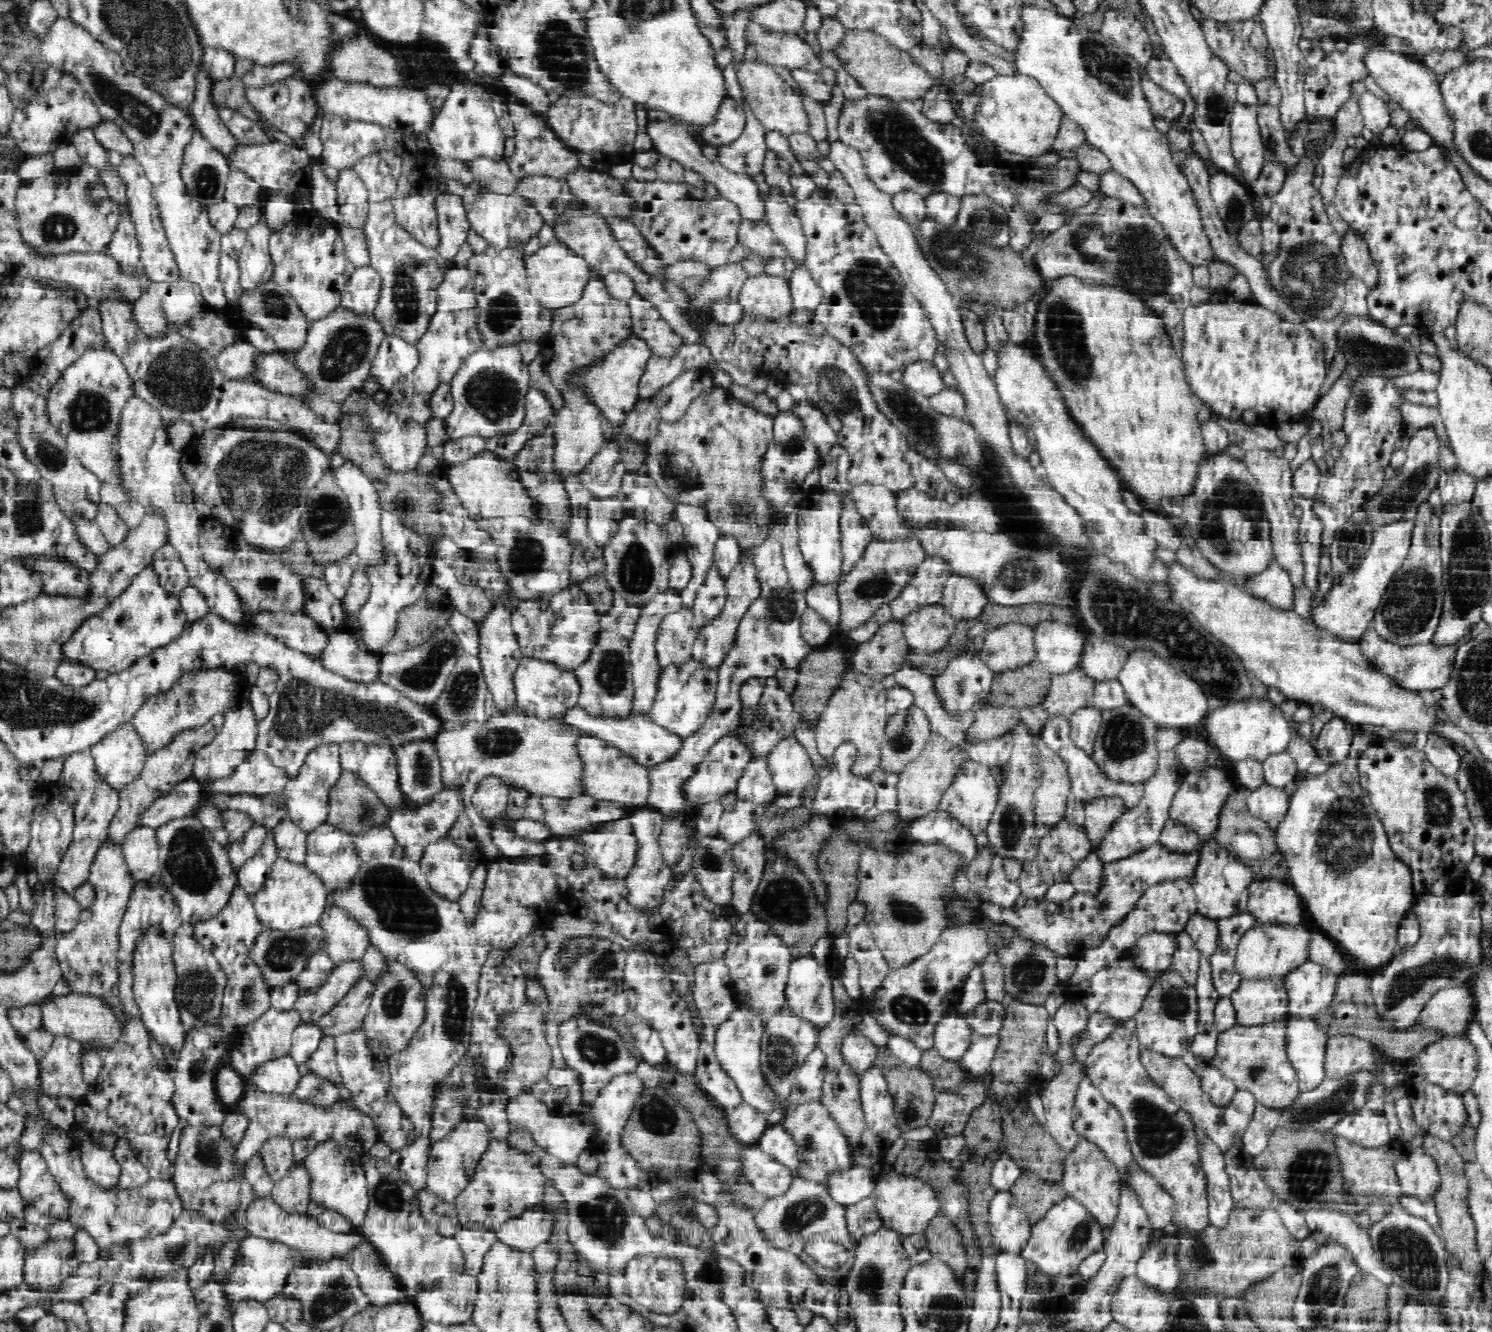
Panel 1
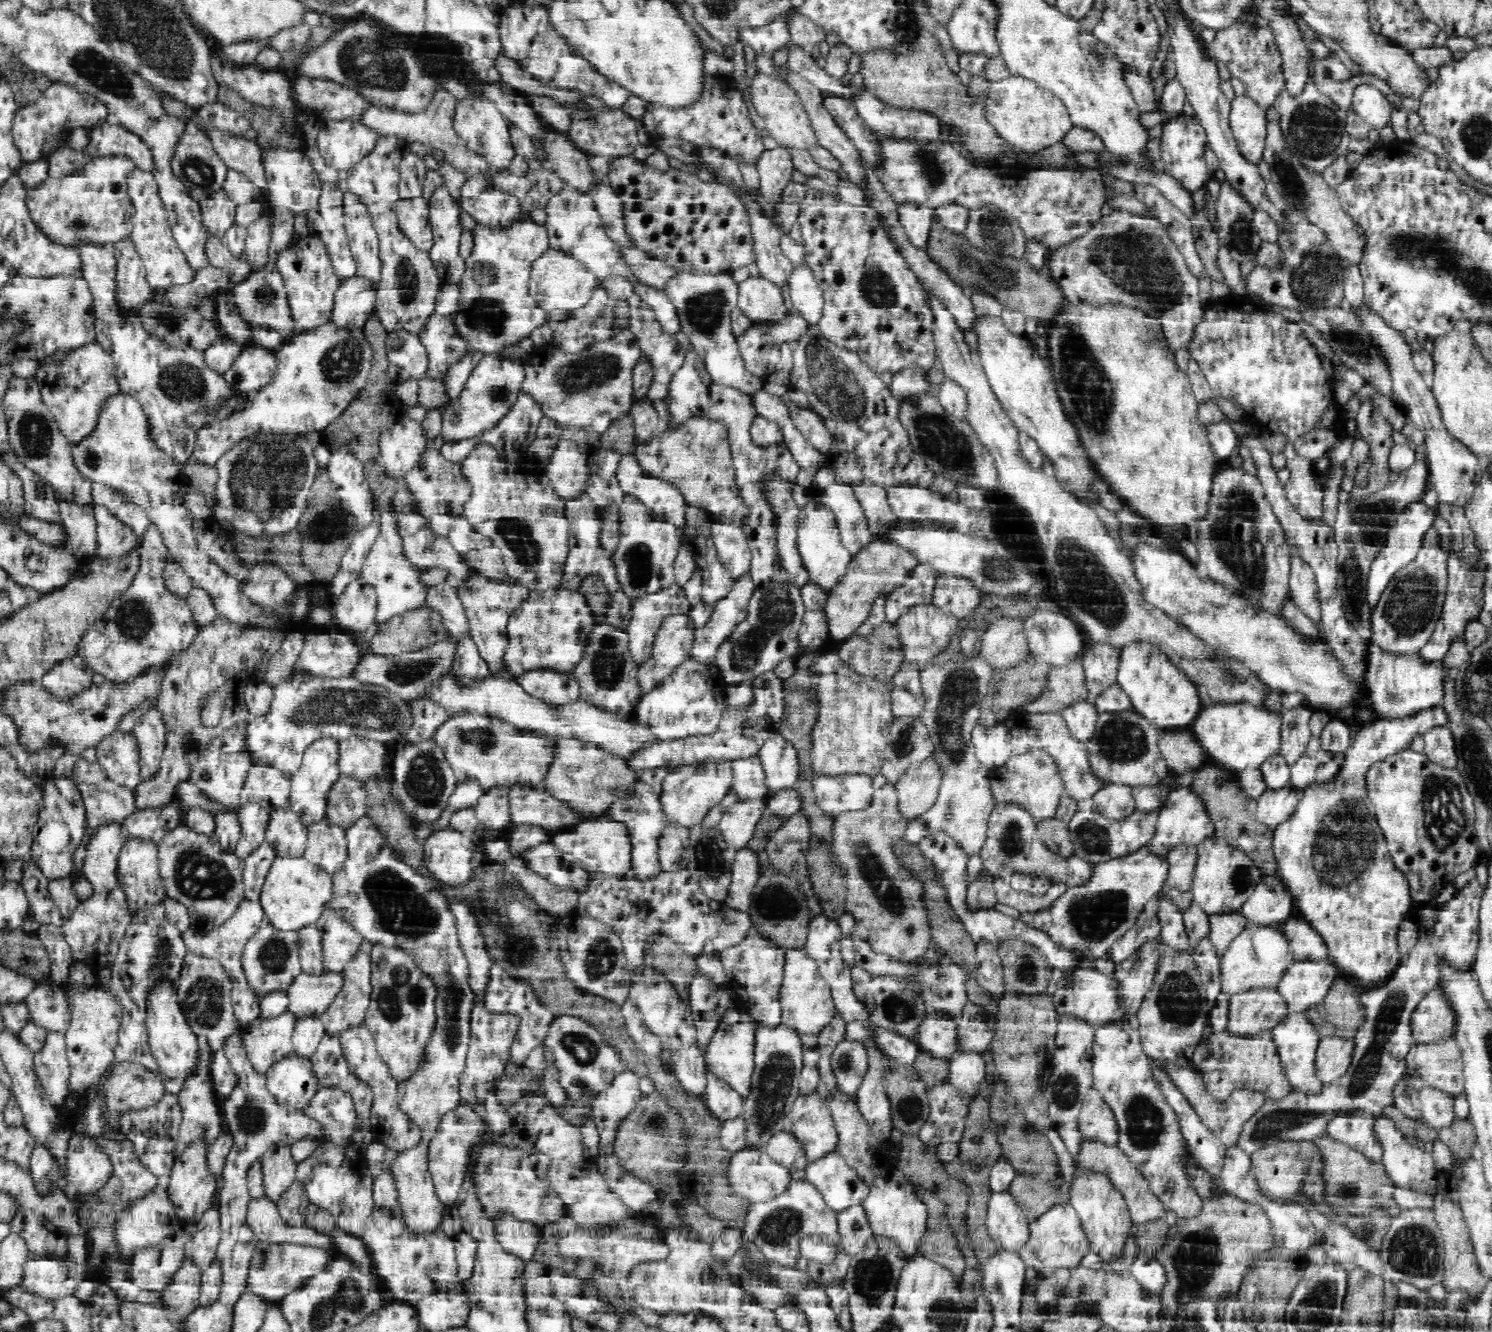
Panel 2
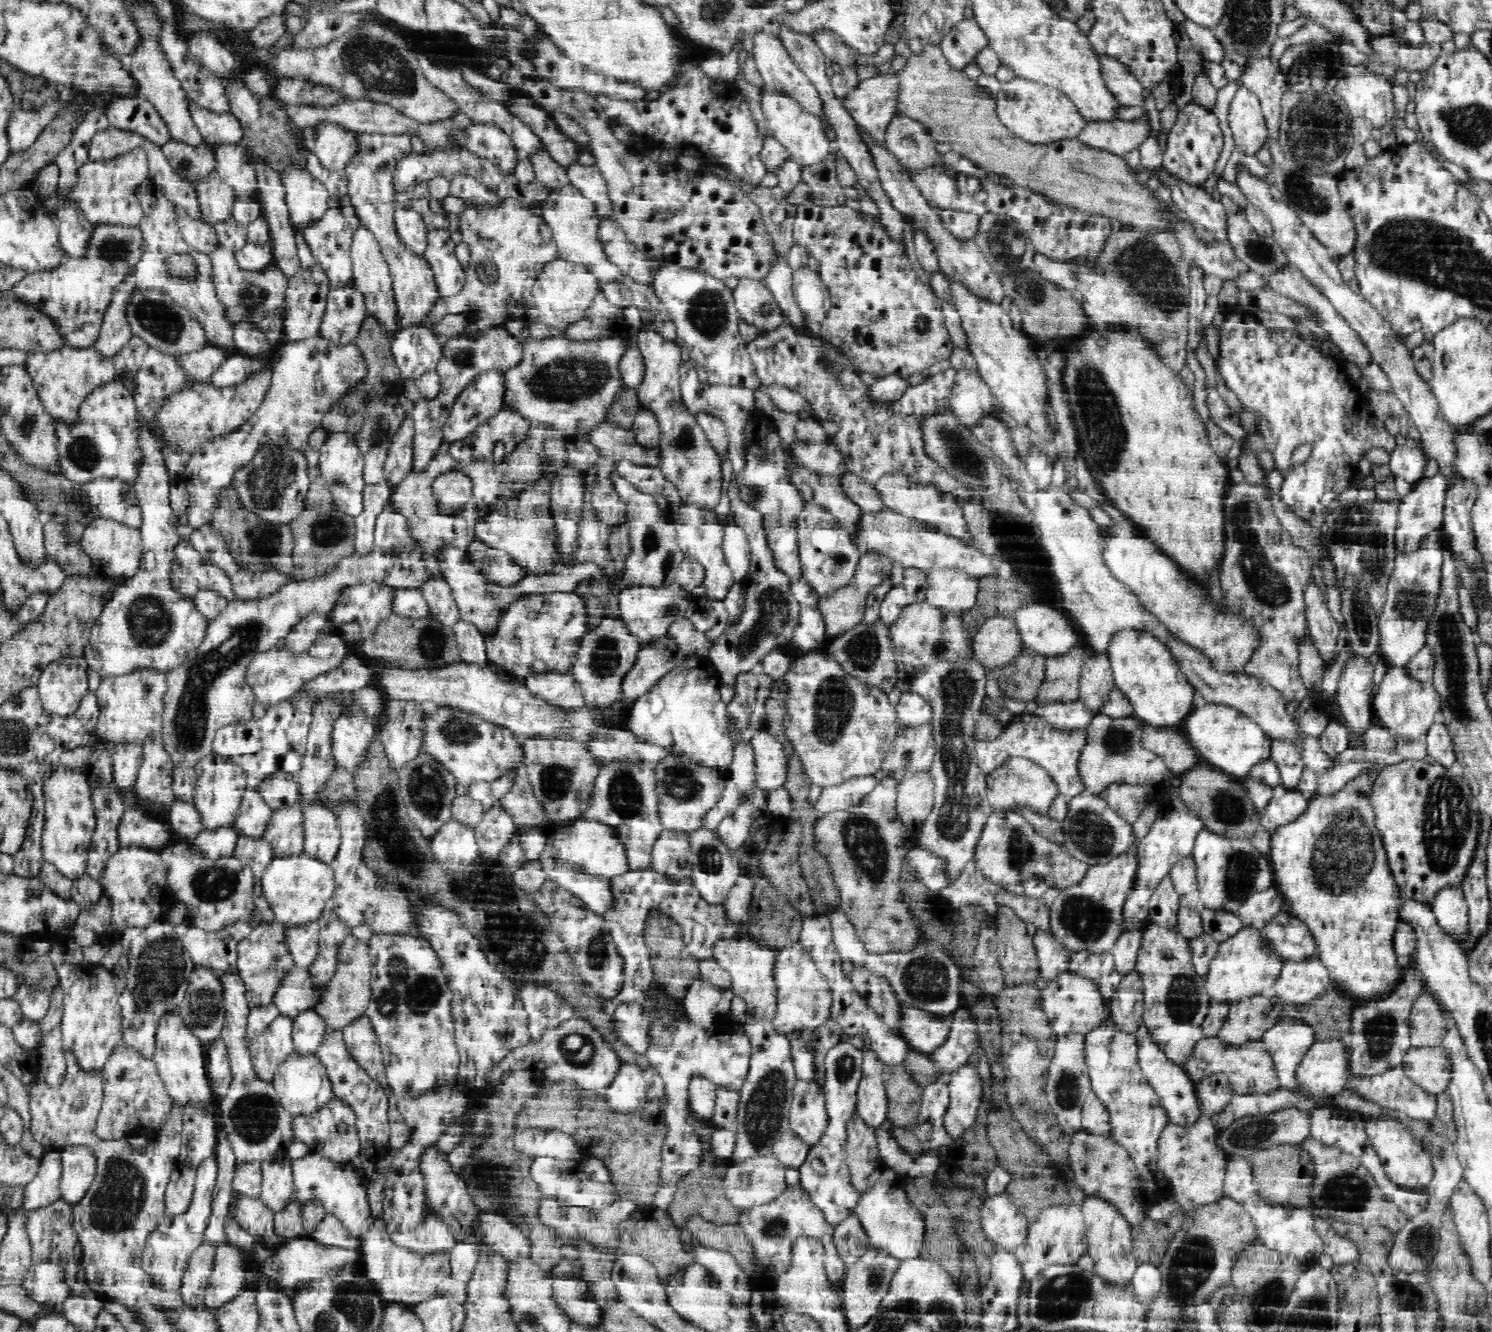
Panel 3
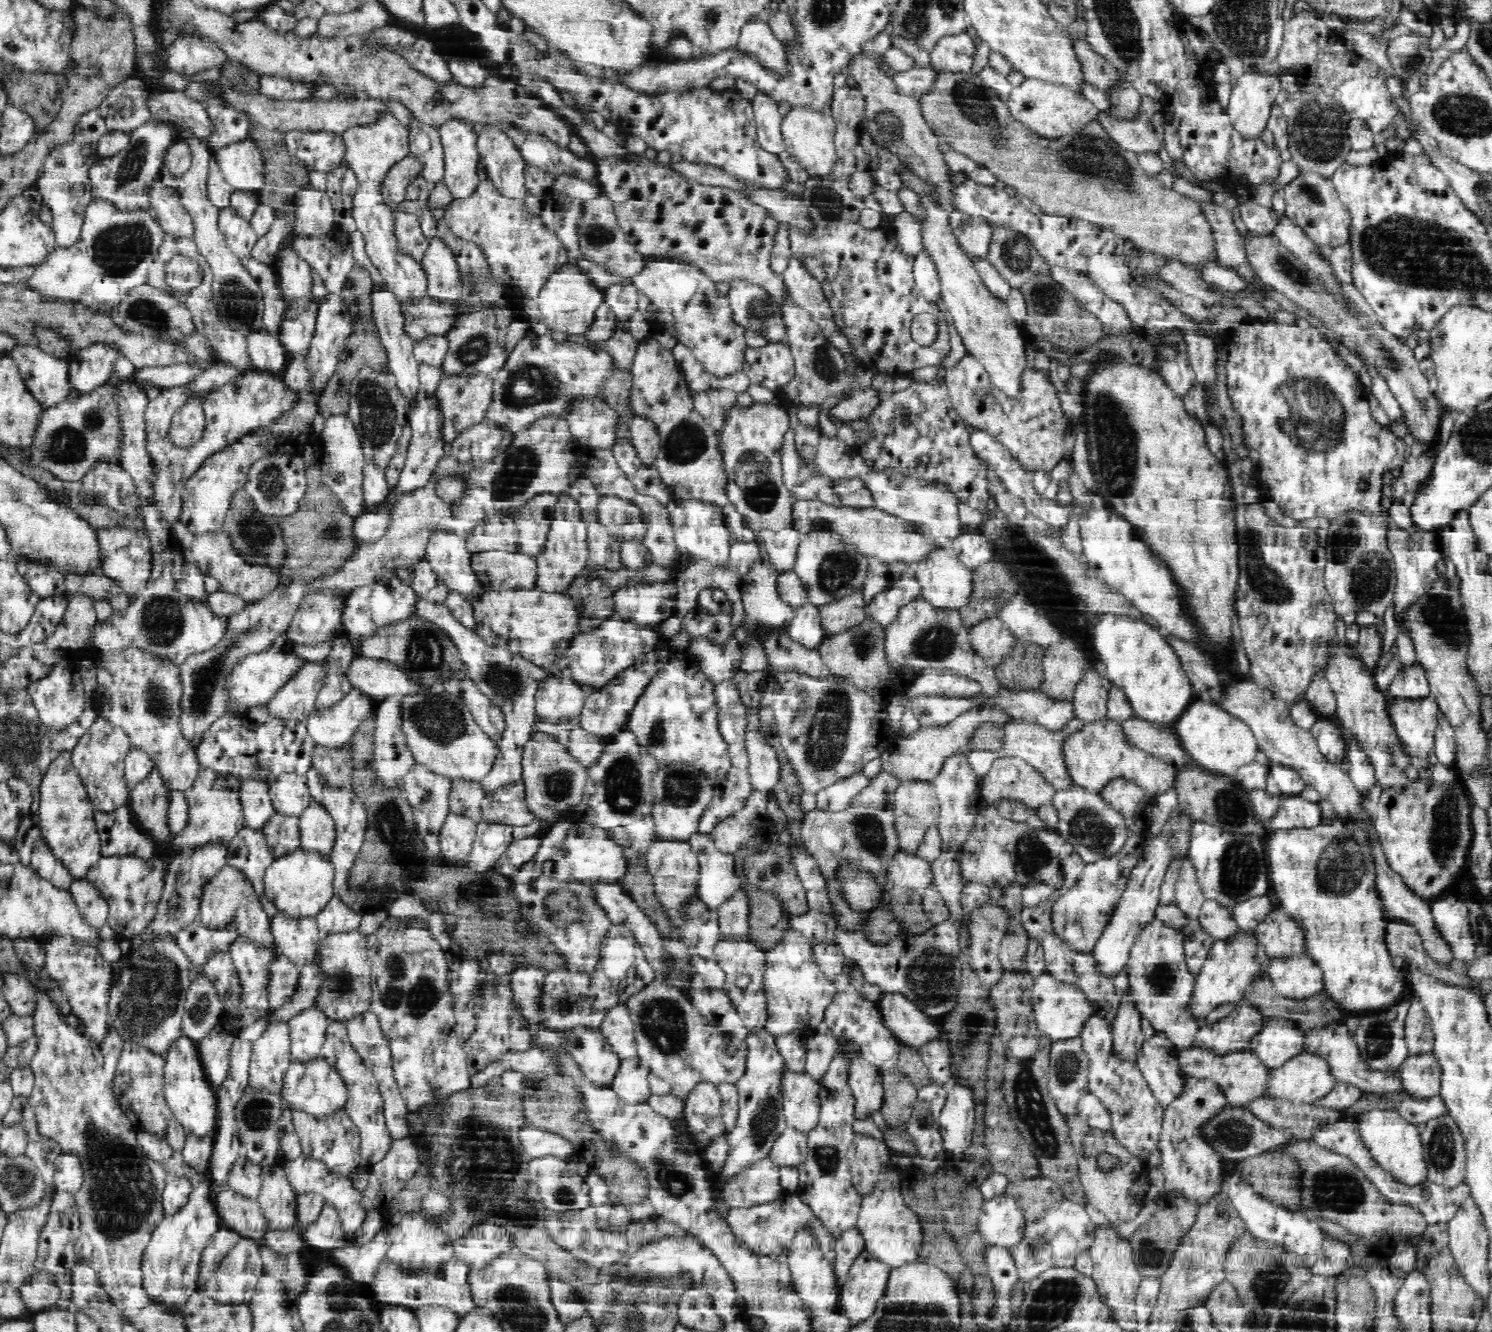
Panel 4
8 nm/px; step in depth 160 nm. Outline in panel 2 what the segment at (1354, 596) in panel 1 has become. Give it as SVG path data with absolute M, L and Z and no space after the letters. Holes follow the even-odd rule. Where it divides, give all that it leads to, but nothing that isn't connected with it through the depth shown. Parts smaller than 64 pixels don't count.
M1423 494L1417 498L1417 501L1403 506L1402 512L1397 516L1396 522L1394 522L1394 525L1391 526L1388 532L1385 546L1380 550L1380 554L1376 556L1376 559L1370 566L1370 574L1368 574L1368 601L1370 601L1372 608L1374 608L1374 604L1378 602L1378 598L1386 586L1388 586L1388 582L1394 578L1394 574L1416 558L1426 532L1434 527L1437 515L1437 507L1432 508L1432 506L1428 506Z

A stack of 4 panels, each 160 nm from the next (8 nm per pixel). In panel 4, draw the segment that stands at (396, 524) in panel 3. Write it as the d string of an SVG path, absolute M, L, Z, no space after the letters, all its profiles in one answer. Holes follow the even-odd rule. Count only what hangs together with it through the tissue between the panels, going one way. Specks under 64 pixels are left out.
M379 508L374 511L366 511L360 513L353 520L352 533L354 533L354 541L358 545L371 545L377 542L386 534L390 524L390 514Z

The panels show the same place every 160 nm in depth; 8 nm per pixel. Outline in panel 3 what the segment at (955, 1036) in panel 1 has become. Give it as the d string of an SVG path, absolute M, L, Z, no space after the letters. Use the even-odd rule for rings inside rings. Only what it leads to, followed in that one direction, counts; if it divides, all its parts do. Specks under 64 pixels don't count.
M900 1003L899 1009L900 1022L897 1032L913 1050L929 1054L946 1040L950 1027L948 1018L936 1020L931 1013L906 1003Z

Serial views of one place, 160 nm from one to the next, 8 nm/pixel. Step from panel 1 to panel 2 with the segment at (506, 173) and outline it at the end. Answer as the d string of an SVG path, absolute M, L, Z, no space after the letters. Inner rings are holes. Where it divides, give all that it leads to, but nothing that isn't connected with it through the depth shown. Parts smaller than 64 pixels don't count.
M440 88L436 92L436 96L428 109L420 114L403 113L397 109L390 107L381 107L378 105L370 105L366 107L359 116L360 124L367 126L370 130L382 136L402 137L412 142L420 142L422 146L430 148L430 150L439 150L443 154L443 158L458 171L468 176L478 176L490 170L486 159L475 152L472 152L466 143L458 136L454 129L454 116L456 116L457 101L451 94Z

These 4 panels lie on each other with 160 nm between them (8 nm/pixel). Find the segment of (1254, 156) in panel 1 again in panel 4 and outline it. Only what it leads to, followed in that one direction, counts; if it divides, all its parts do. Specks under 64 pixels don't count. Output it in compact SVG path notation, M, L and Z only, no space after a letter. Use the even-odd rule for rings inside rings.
M1246 69L1236 82L1233 82L1226 108L1234 128L1246 138L1260 136L1261 130L1267 126L1271 116L1272 104L1275 104L1274 99L1278 96L1281 87L1278 76L1263 74L1258 69L1251 69Z

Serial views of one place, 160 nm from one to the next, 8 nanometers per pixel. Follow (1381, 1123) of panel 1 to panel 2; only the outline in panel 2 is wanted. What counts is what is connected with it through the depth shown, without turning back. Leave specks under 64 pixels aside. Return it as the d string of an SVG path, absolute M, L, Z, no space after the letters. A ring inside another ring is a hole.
M1336 1111L1326 1123L1325 1134L1332 1140L1347 1144L1378 1164L1382 1160L1383 1150L1373 1133L1375 1118L1360 1111Z

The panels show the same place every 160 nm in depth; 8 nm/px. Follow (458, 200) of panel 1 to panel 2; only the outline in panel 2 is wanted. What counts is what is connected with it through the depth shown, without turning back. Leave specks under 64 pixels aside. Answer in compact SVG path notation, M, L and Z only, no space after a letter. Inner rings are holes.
M445 185L438 186L428 200L429 221L433 234L433 246L428 252L434 267L438 270L441 284L460 288L460 282L465 274L465 260L459 256L459 239L463 228L459 219L459 207L456 199L450 195Z

